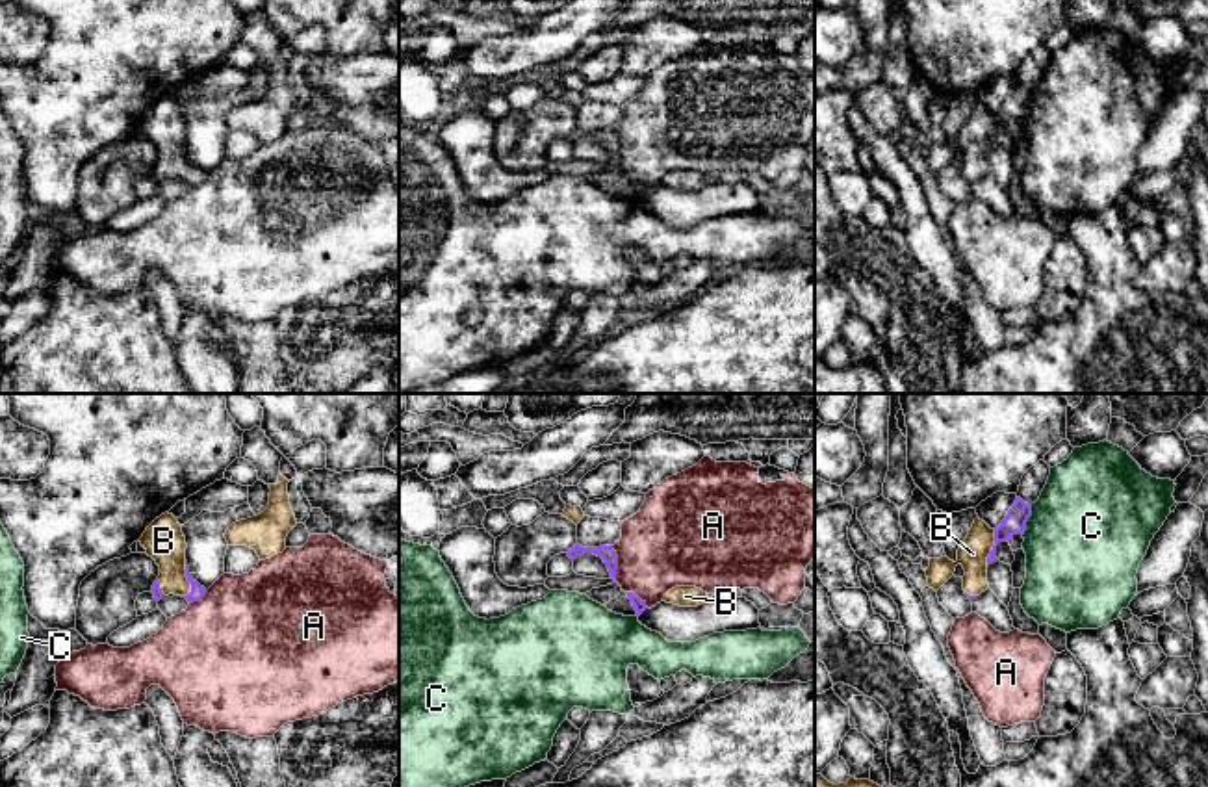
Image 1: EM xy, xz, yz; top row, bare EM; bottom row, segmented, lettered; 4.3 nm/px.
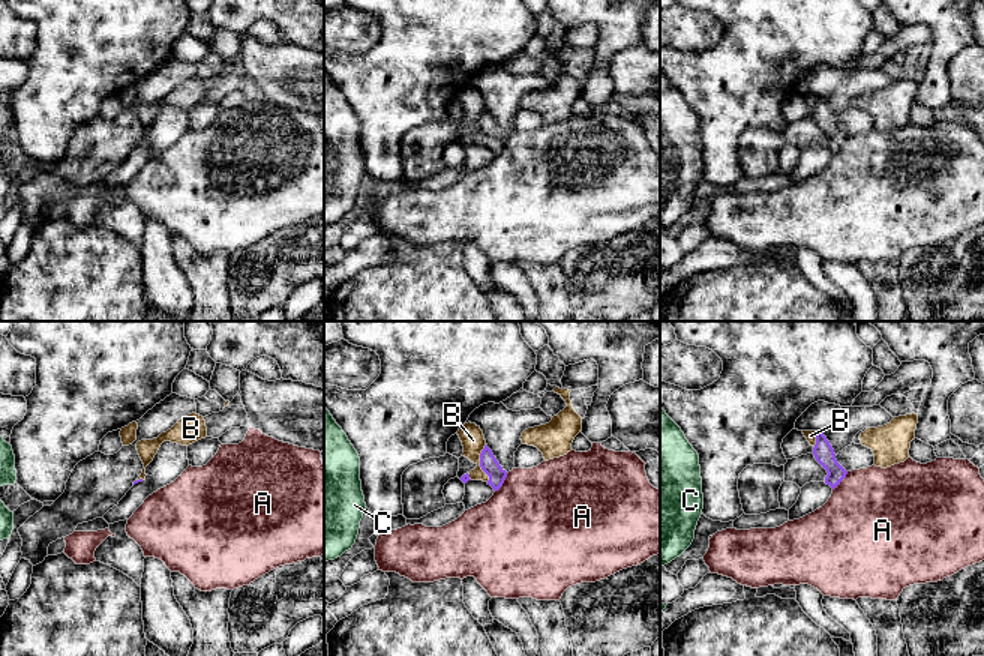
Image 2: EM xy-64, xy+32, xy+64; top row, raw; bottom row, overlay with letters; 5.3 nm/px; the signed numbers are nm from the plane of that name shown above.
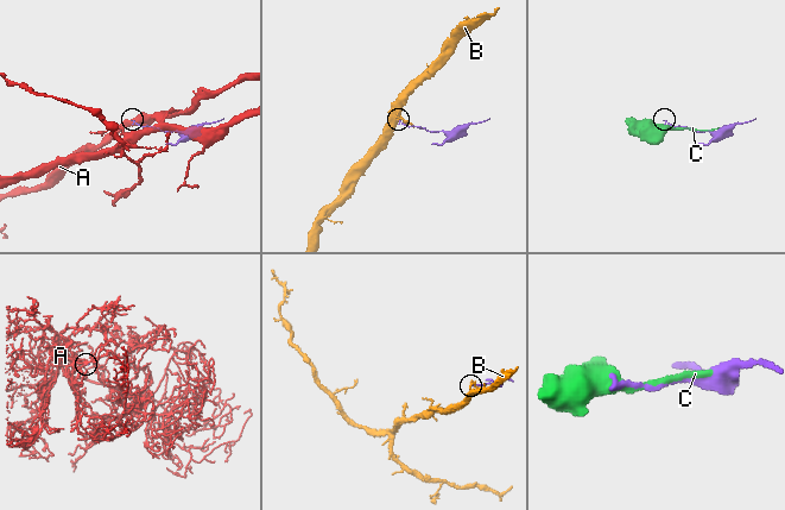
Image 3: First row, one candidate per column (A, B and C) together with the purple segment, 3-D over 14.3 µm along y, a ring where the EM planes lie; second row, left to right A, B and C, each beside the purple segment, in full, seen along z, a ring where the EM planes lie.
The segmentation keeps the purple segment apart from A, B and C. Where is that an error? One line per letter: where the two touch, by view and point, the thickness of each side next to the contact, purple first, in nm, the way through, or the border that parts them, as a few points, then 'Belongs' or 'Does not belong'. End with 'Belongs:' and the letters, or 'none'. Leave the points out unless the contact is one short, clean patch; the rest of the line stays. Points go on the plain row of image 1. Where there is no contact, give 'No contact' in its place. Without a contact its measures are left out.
A: Touches purple at xz (616, 147). Thickness 70 nm (purple) against 380 nm. Boundary: xz (611, 130), (616, 141), (616, 164). Does not belong
B: Touches purple at xy (188, 164). Thickness 70 nm (purple) against 180 nm. Does not belong
C: Touches purple at yz (1027, 104). Thickness 100 nm (purple) against 480 nm. Does not belong
Belongs: none

